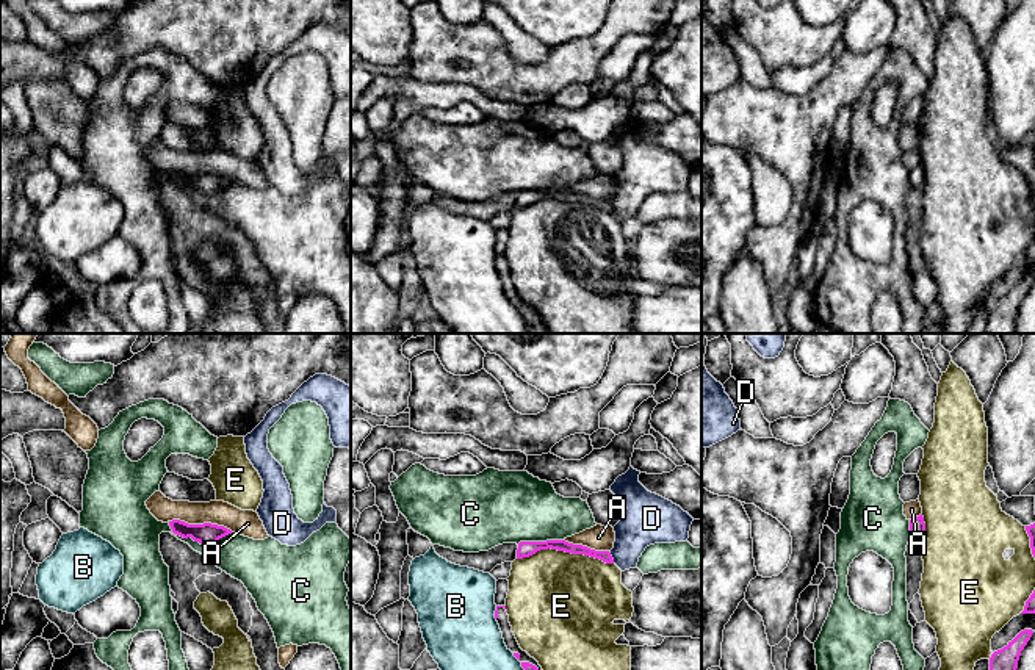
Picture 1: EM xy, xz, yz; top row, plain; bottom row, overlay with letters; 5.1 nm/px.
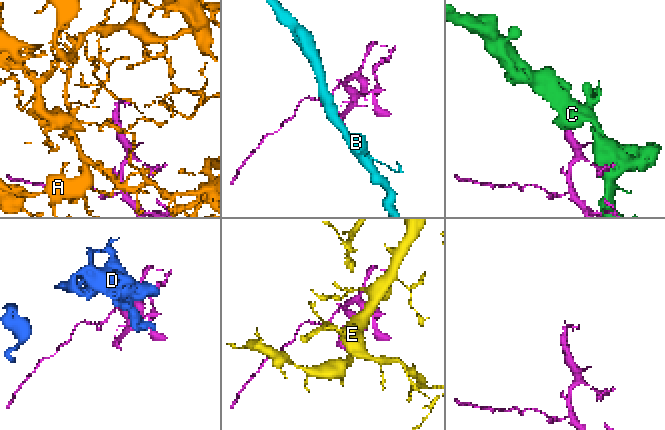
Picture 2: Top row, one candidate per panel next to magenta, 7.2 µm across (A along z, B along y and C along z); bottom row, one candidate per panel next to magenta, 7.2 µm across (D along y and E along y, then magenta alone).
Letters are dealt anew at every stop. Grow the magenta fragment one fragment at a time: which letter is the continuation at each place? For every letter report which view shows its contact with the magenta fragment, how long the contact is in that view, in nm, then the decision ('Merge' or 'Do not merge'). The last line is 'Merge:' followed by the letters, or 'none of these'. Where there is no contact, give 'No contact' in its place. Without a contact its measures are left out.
A: Touches magenta in xy. Shared border 340 nm. Do not merge
B: Touches magenta in xz. Shared border 180 nm. Do not merge
C: Touches magenta in xy. Shared border 340 nm. Do not merge
D: Touches magenta in xz. Shared border 60 nm. Do not merge
E: Touches magenta in xz. Shared border 500 nm. Do not merge
Merge: none of these

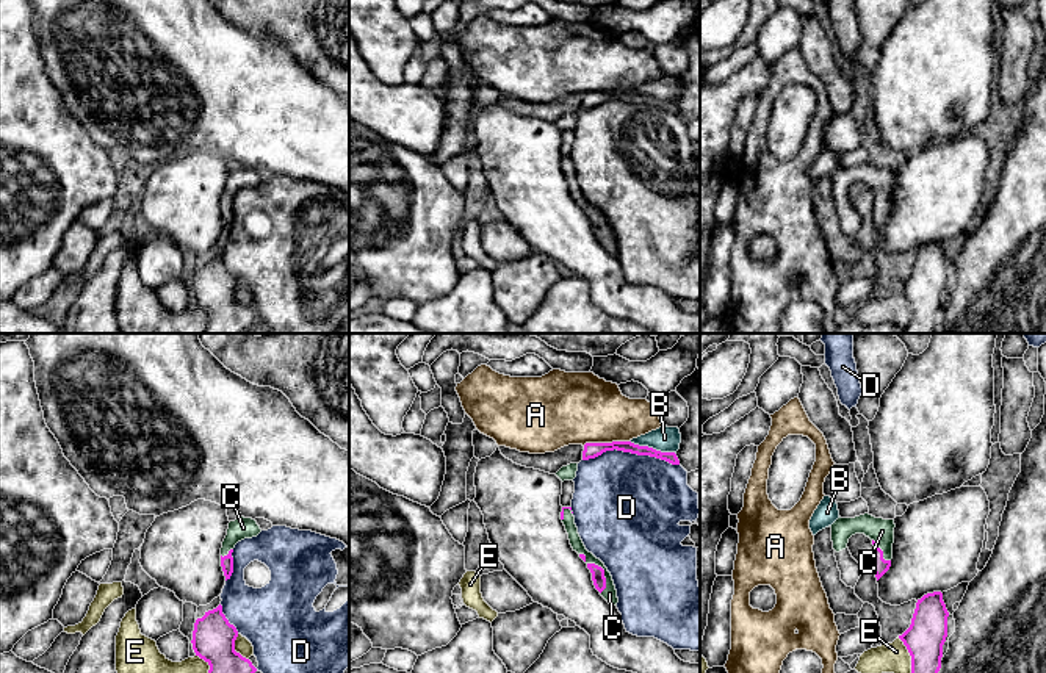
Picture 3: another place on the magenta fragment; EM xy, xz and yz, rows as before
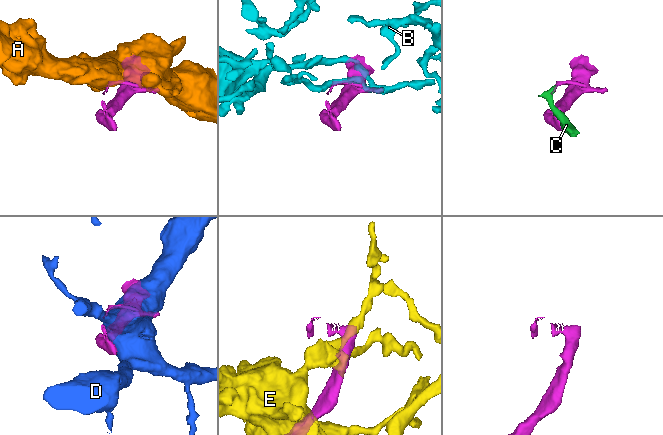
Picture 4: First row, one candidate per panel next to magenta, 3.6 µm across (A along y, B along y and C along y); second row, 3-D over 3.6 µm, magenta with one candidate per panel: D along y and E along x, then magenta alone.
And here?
A: Touches magenta in xz. Shared border 240 nm. Do not merge
B: Touches magenta in xz. Shared border 260 nm. Do not merge
C: Touches magenta in xz. Shared border 240 nm. Merge
D: Touches magenta in xz. Shared border 500 nm. Do not merge
E: Touches magenta in yz. Shared border 220 nm. Do not merge
Merge: C

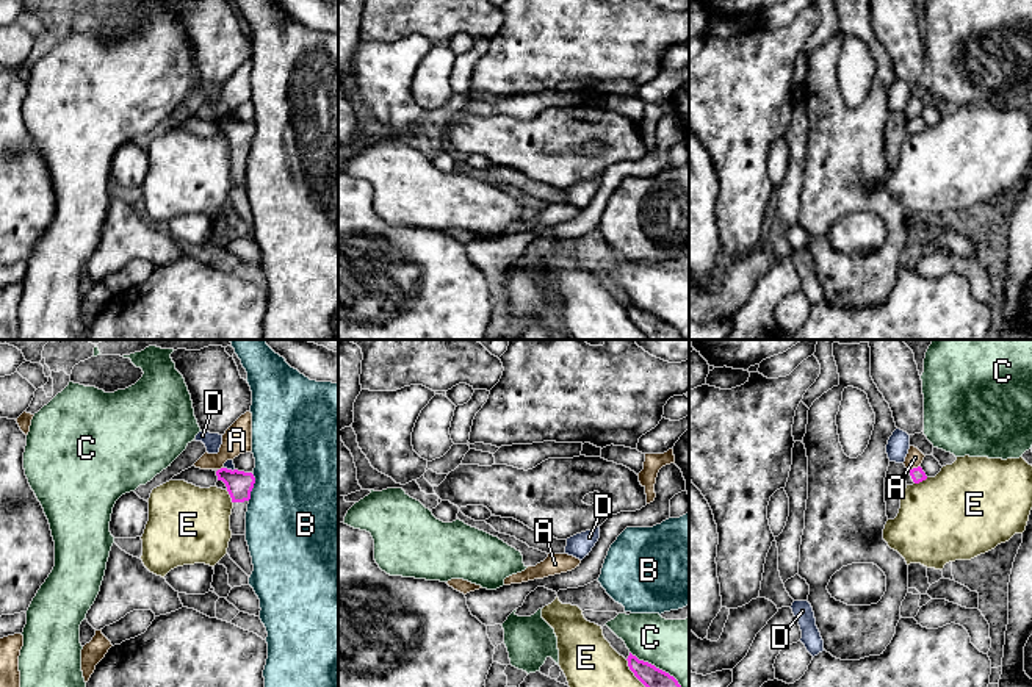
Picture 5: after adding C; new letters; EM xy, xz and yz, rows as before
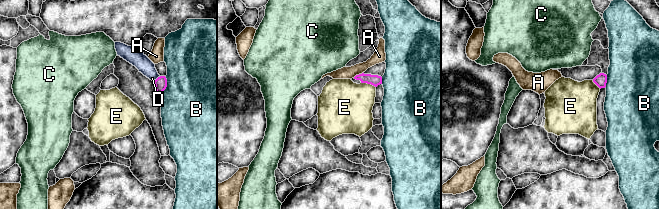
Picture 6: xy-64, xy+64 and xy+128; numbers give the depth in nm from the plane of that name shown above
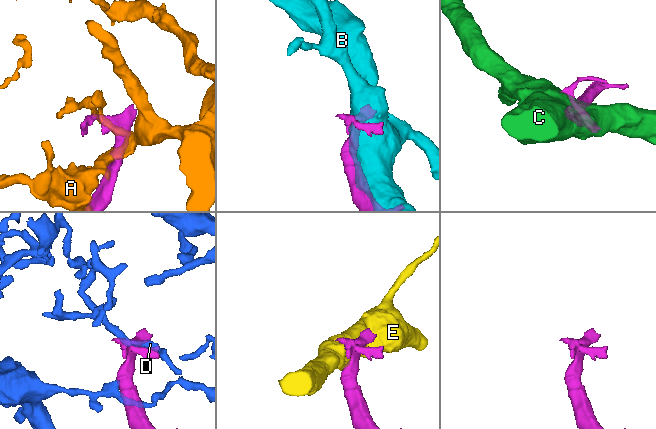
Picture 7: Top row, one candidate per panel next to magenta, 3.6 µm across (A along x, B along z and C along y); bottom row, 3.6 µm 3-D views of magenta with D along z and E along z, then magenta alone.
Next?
A: Touches magenta in yz. Shared border 70 nm. Do not merge
B: Touches magenta in xy. Shared border 150 nm. Do not merge
C: Touches magenta in xz. Shared border 340 nm. Do not merge
D: Touches magenta in xy. Shared border 60 nm. Do not merge
E: Touches magenta in xy. Shared border 80 nm. Do not merge
Merge: none of these

